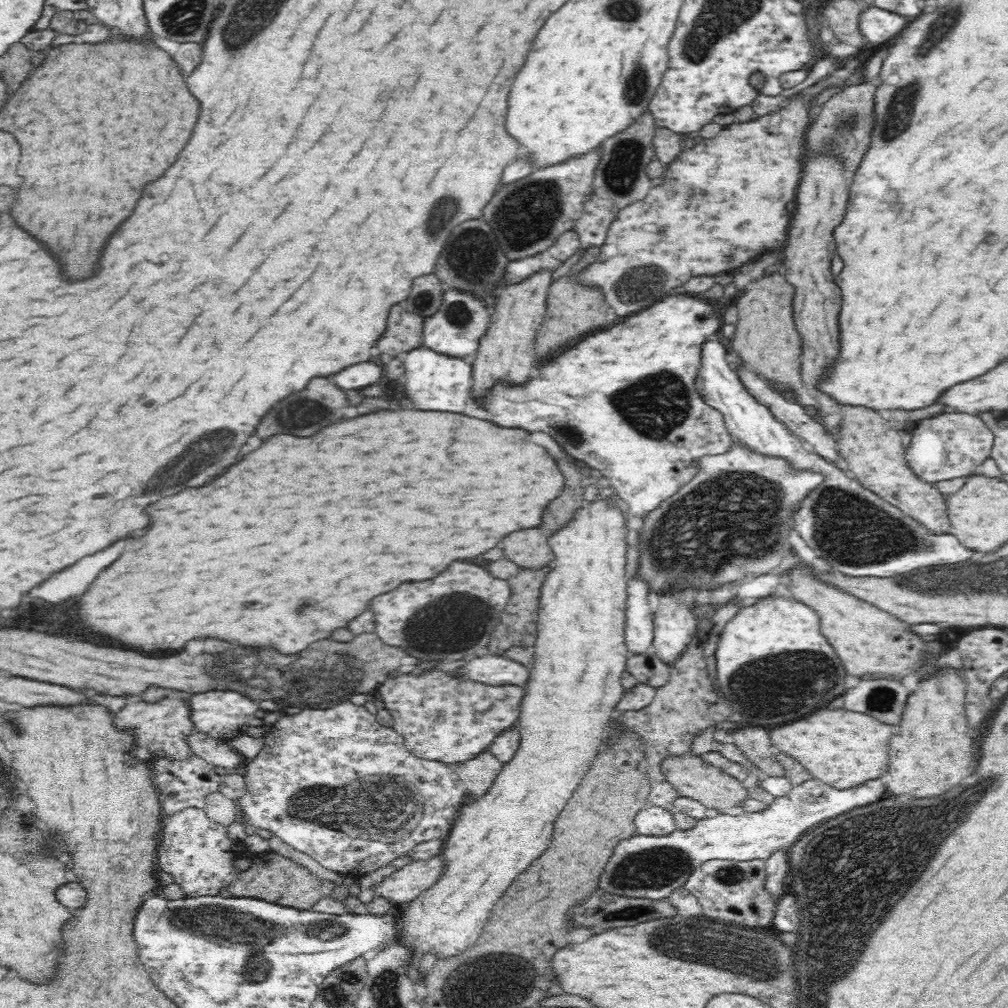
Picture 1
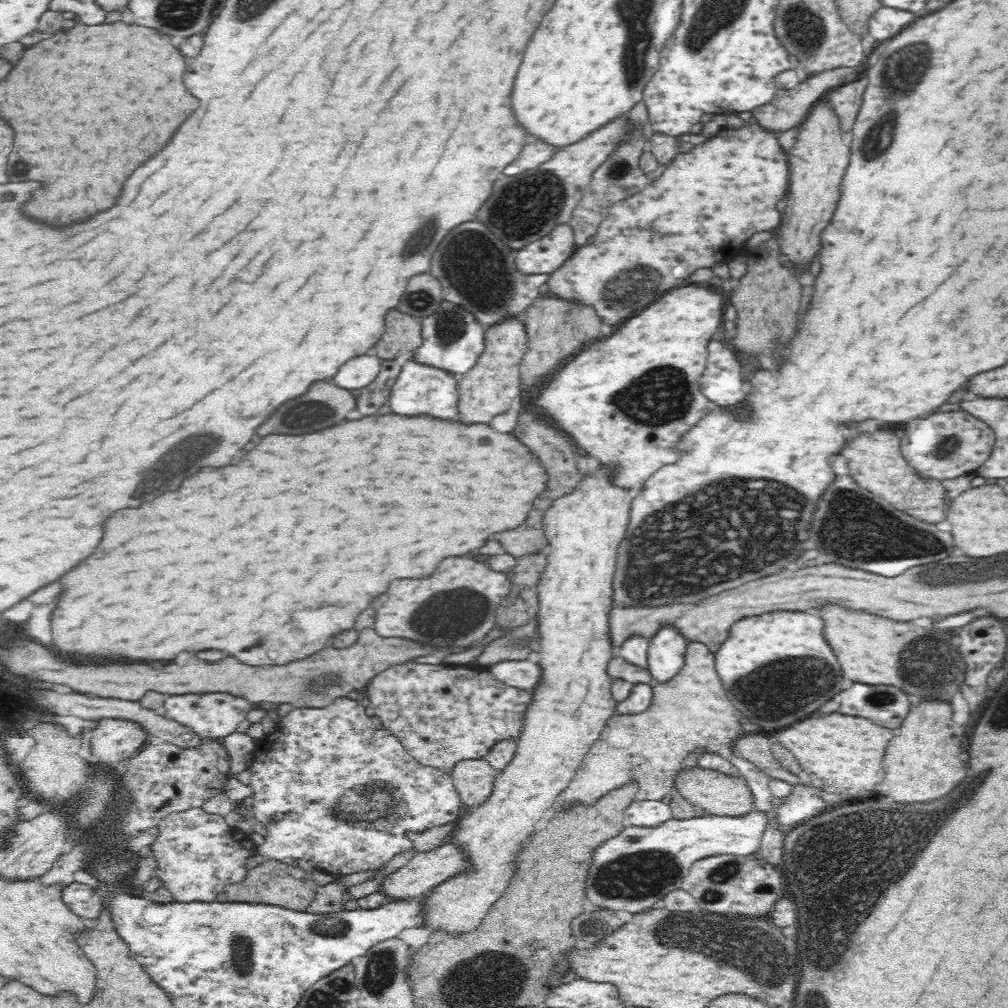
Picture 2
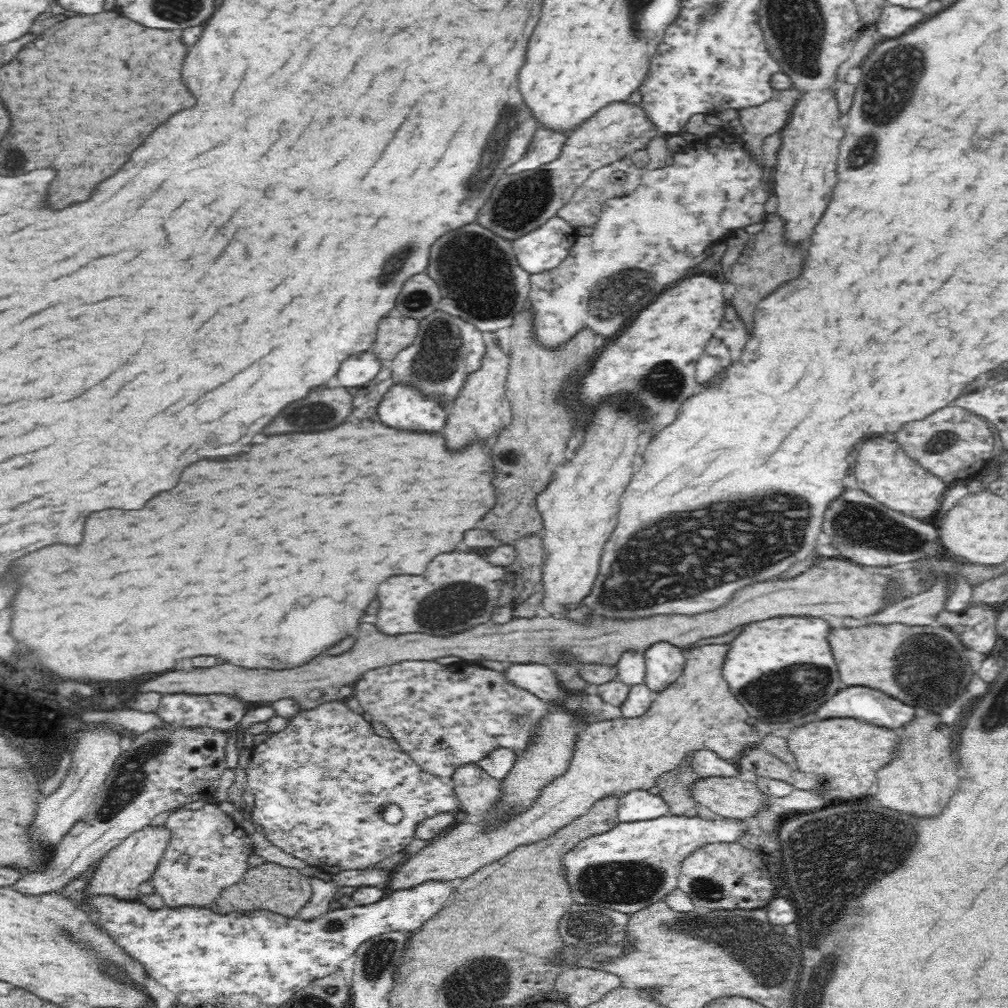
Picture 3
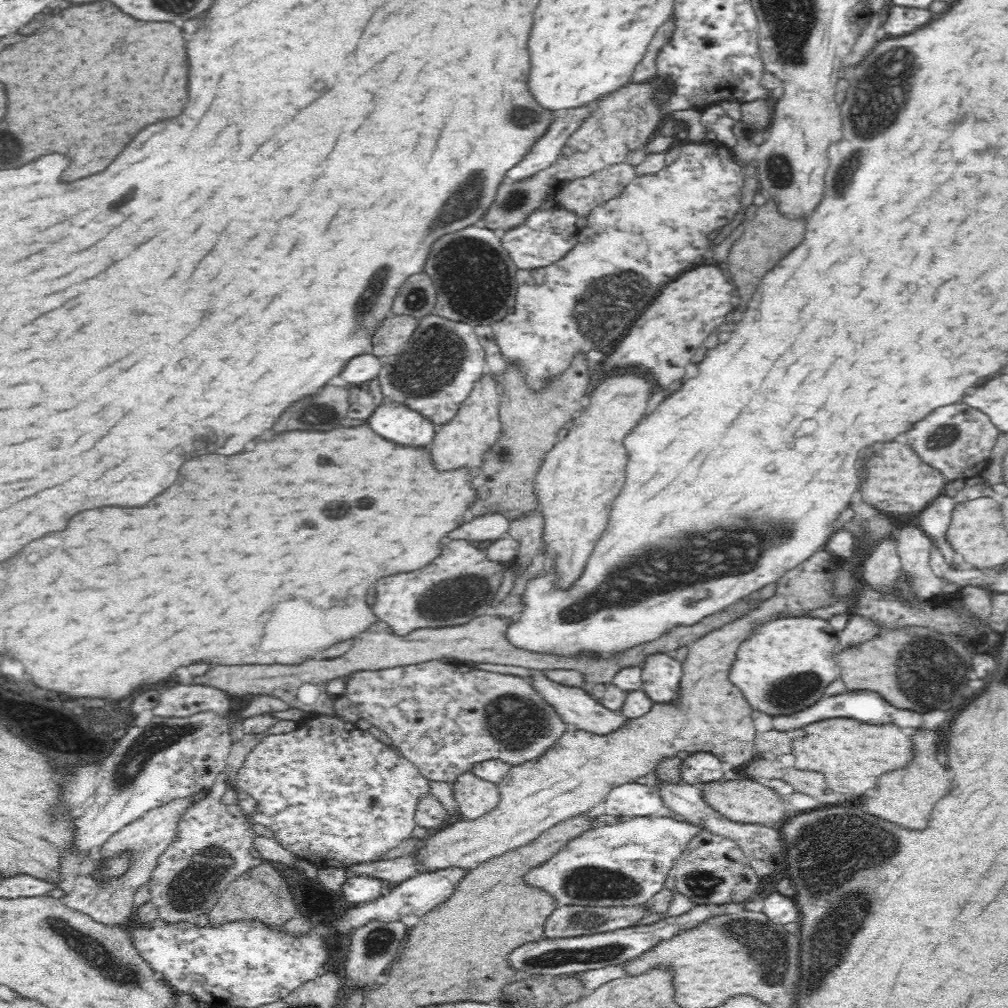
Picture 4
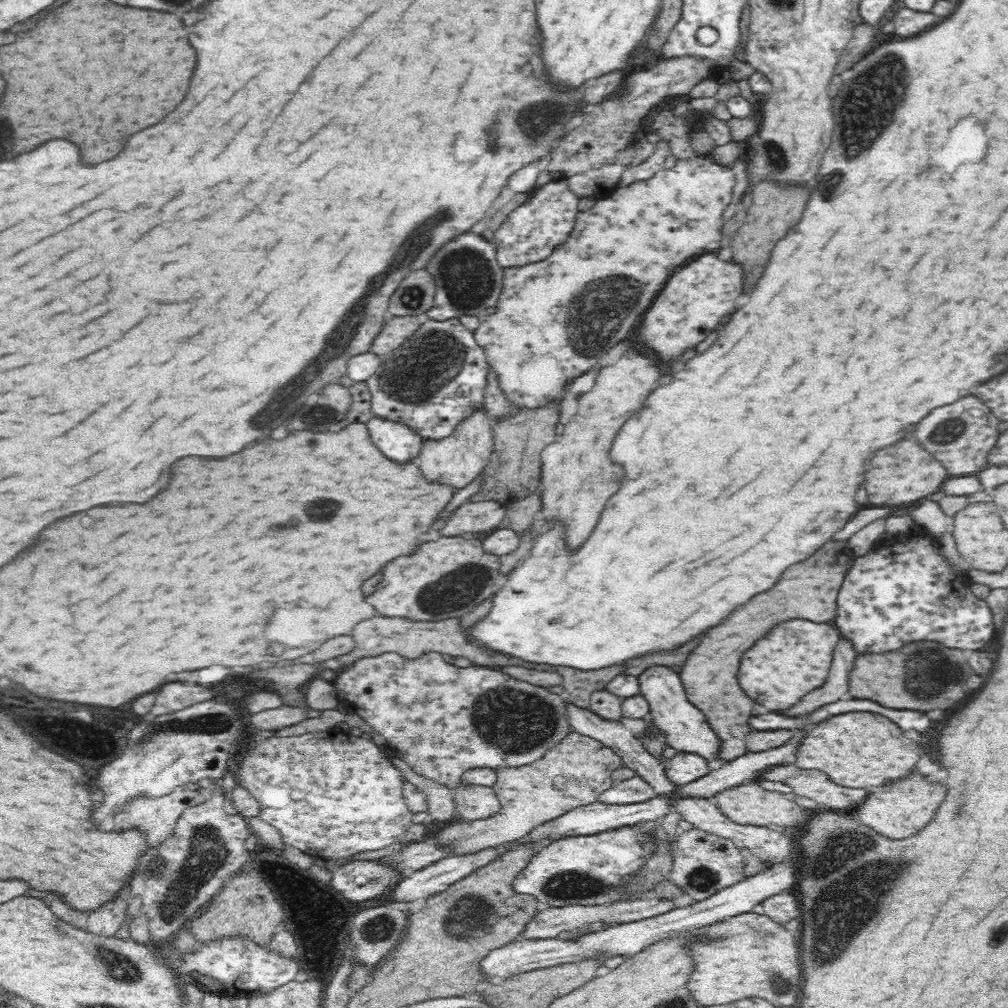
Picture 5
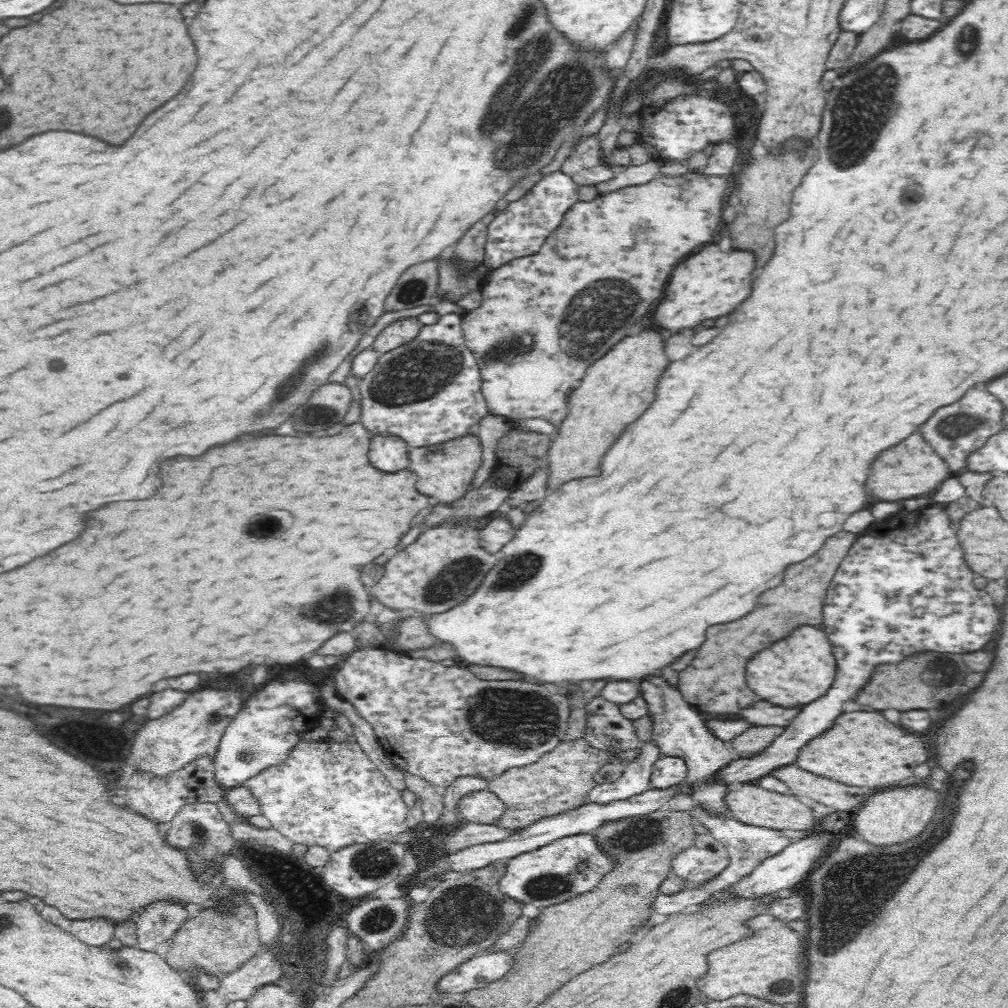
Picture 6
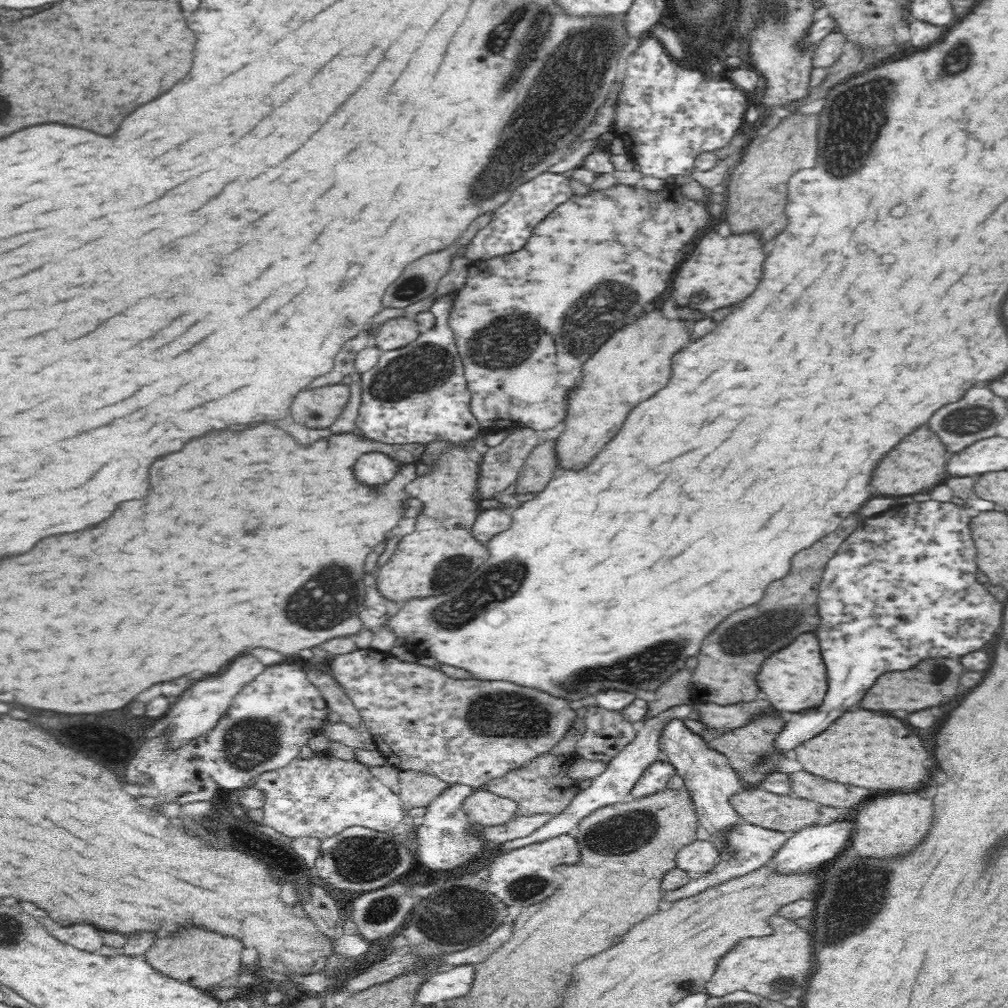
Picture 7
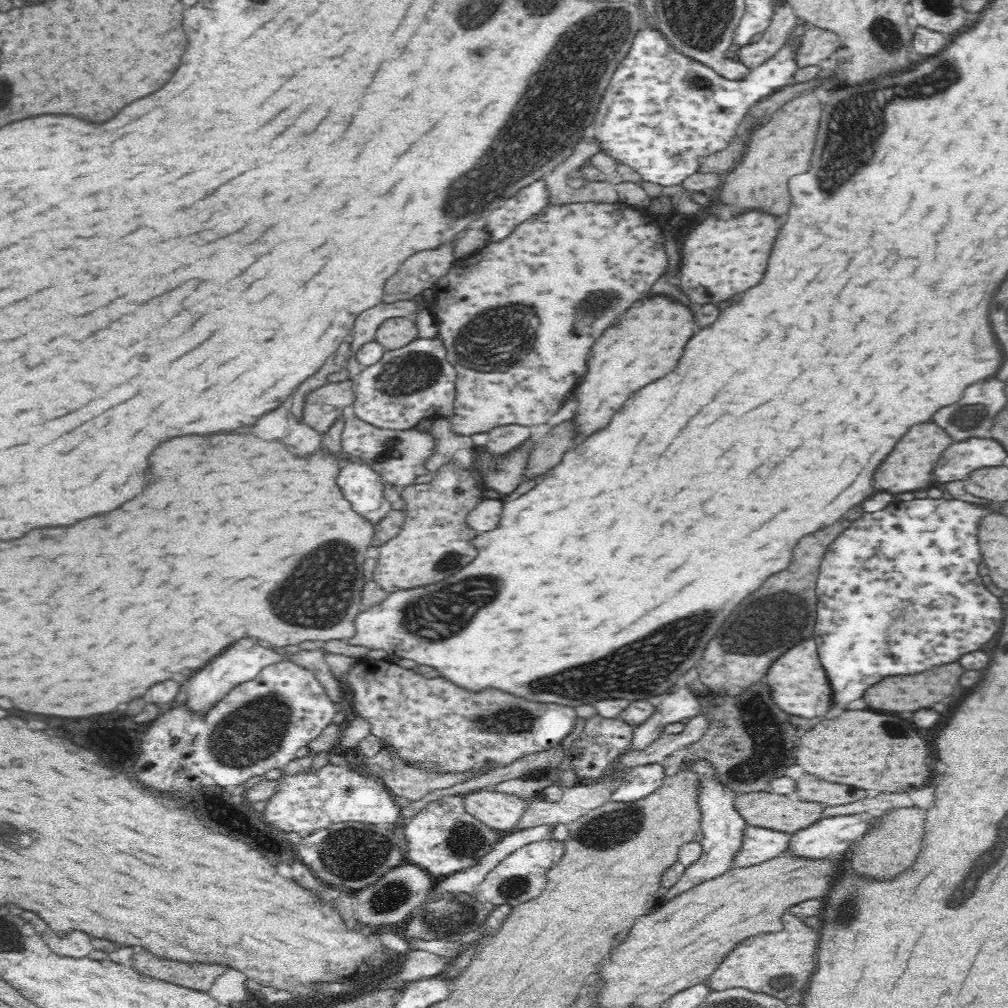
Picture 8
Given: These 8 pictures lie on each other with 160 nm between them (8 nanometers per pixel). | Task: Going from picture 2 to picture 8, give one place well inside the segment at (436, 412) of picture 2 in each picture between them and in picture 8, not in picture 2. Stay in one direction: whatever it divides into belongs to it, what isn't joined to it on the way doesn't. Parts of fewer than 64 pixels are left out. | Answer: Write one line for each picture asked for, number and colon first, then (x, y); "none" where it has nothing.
3: (403, 408)
4: (391, 421)
5: (397, 443)
6: (386, 454)
7: (373, 470)
8: (363, 489)

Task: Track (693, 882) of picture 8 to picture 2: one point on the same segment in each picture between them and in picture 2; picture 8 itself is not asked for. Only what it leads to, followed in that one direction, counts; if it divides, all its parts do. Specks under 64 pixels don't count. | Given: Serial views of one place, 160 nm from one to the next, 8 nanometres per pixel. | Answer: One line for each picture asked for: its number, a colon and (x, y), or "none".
2: (666, 652)
3: (664, 663)
4: (661, 673)
5: (682, 726)
6: (678, 729)
7: (707, 776)

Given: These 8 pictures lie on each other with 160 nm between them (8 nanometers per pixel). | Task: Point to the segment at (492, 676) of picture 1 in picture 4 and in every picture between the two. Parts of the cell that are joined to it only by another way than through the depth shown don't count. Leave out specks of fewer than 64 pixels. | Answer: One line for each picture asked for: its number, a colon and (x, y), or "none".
2: (522, 674)
3: (538, 679)
4: (574, 705)

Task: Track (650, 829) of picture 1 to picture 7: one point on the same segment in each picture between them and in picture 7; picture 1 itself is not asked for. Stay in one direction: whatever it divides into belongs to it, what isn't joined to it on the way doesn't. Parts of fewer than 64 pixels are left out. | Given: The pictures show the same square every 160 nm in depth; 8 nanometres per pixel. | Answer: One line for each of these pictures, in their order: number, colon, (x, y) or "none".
2: (649, 812)
3: (637, 804)
4: (632, 798)
5: (633, 789)
6: (635, 779)
7: (613, 785)

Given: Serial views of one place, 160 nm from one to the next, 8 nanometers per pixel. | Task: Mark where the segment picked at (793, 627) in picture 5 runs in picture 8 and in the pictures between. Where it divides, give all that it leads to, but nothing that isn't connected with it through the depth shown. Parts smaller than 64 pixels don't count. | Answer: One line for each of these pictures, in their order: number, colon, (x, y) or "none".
6: (789, 680)
7: (794, 681)
8: (799, 686)

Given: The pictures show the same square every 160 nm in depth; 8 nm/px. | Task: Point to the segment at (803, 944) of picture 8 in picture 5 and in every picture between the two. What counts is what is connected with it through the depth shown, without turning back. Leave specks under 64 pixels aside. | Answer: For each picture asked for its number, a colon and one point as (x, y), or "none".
5: (755, 957)
6: (770, 965)
7: (781, 963)

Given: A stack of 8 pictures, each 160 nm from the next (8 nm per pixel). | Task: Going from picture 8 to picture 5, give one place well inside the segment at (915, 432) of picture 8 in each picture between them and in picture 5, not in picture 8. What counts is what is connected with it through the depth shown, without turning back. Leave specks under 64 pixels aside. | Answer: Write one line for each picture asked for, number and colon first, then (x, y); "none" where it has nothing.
5: (903, 472)
6: (912, 468)
7: (917, 463)

